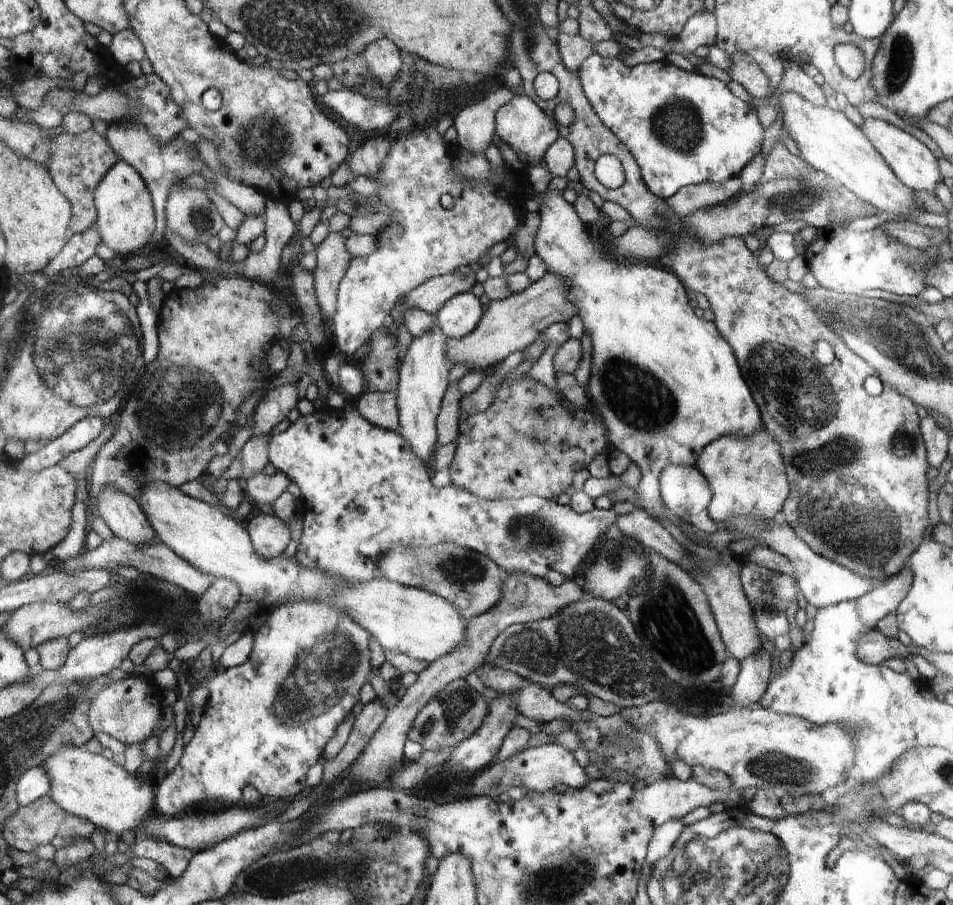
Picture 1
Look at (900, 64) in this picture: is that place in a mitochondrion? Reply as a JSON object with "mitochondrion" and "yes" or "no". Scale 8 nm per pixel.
{"mitochondrion":"yes"}

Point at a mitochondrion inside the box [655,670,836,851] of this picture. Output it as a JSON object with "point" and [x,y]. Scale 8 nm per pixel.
{"point":[780,768]}

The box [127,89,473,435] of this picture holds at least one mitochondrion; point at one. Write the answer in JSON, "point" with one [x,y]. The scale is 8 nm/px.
{"point":[260,142]}

